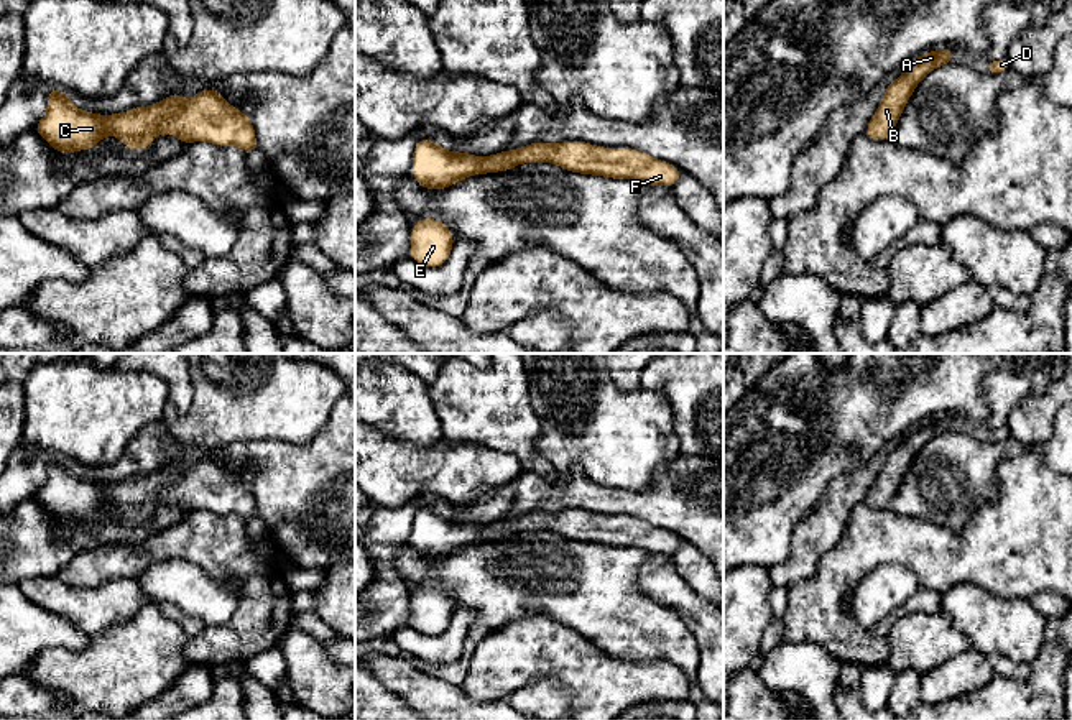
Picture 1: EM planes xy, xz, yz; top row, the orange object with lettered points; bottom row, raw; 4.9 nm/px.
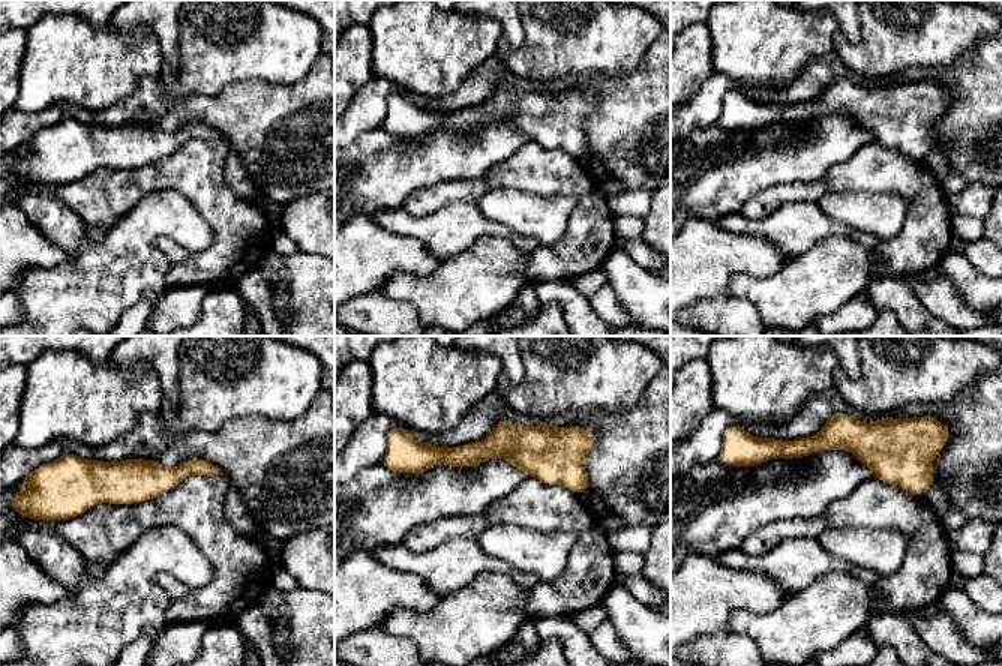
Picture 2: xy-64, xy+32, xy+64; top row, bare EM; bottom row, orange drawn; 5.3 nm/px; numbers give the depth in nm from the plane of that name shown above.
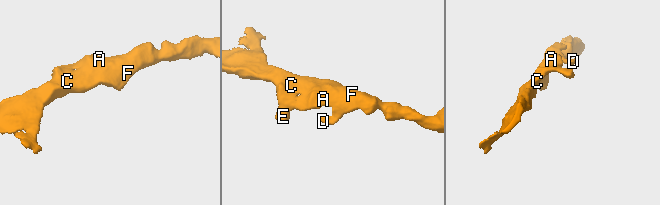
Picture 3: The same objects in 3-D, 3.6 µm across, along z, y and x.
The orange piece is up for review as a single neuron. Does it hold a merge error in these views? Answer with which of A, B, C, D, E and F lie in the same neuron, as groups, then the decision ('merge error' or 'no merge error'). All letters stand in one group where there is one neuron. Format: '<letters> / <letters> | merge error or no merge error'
A B C D E F | no merge error

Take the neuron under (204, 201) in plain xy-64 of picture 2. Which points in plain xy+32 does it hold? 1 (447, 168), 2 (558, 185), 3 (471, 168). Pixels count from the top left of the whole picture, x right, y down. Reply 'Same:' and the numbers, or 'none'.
Same: 2

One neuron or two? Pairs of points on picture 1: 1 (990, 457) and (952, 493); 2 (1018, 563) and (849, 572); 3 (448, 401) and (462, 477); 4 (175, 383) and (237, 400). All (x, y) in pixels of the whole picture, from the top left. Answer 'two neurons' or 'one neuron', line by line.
1: one neuron
2: one neuron
3: two neurons
4: two neurons

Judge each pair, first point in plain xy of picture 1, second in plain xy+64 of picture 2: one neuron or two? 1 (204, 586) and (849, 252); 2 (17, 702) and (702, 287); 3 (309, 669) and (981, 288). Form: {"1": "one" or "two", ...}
{"1": "one", "2": "two", "3": "one"}

